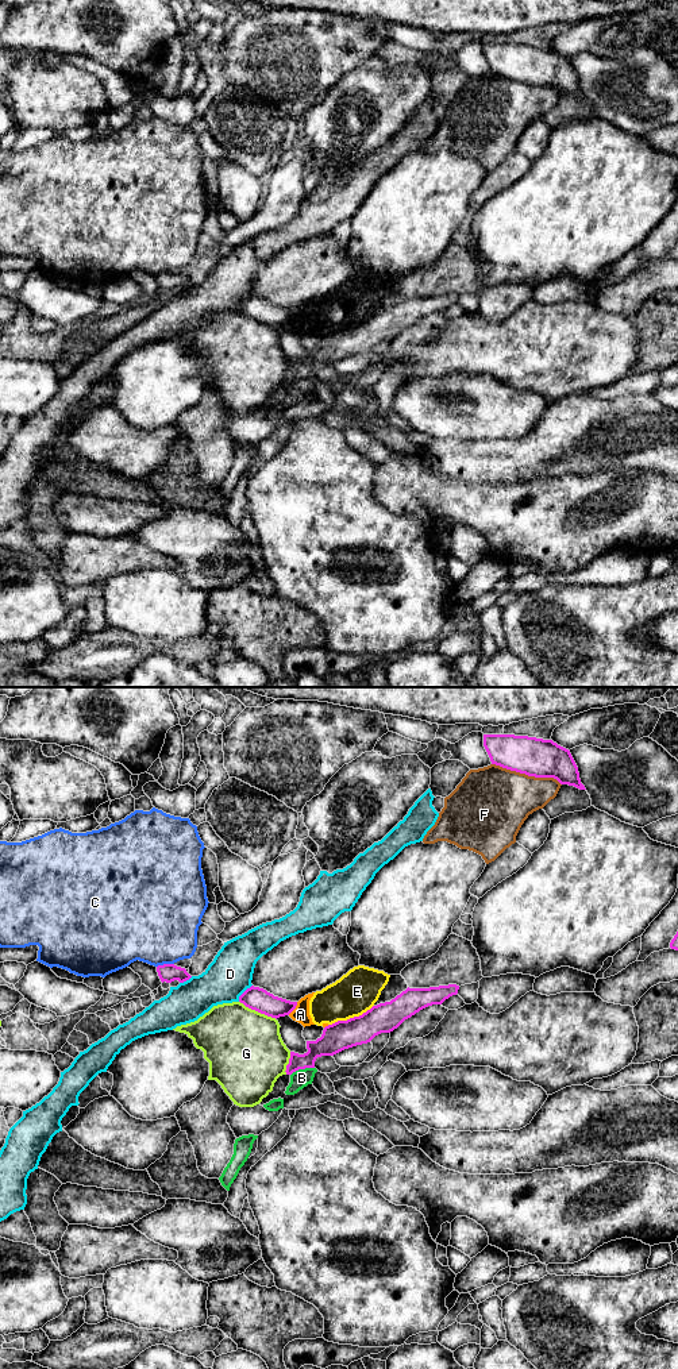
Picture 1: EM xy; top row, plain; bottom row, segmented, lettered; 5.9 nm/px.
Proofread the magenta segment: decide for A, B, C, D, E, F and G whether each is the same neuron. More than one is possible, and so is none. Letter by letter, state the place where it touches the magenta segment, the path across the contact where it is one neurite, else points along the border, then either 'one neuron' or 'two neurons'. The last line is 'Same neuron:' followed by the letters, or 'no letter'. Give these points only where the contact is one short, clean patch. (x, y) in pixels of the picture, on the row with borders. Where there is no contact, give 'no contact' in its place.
A: contact xy (293, 1009); two neurons
B: contact xy (301, 1068); two neurons
C: contact xy (165, 964); two neurons
D: contact xy (243, 992); two neurons
E: contact xy (350, 1018); two neurons
F: contact xy (527, 774); two neurons
G: contact xy (258, 1011); two neurons
Same neuron: no letter

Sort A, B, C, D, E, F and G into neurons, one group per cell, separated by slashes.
A E / B / C / D / F / G

